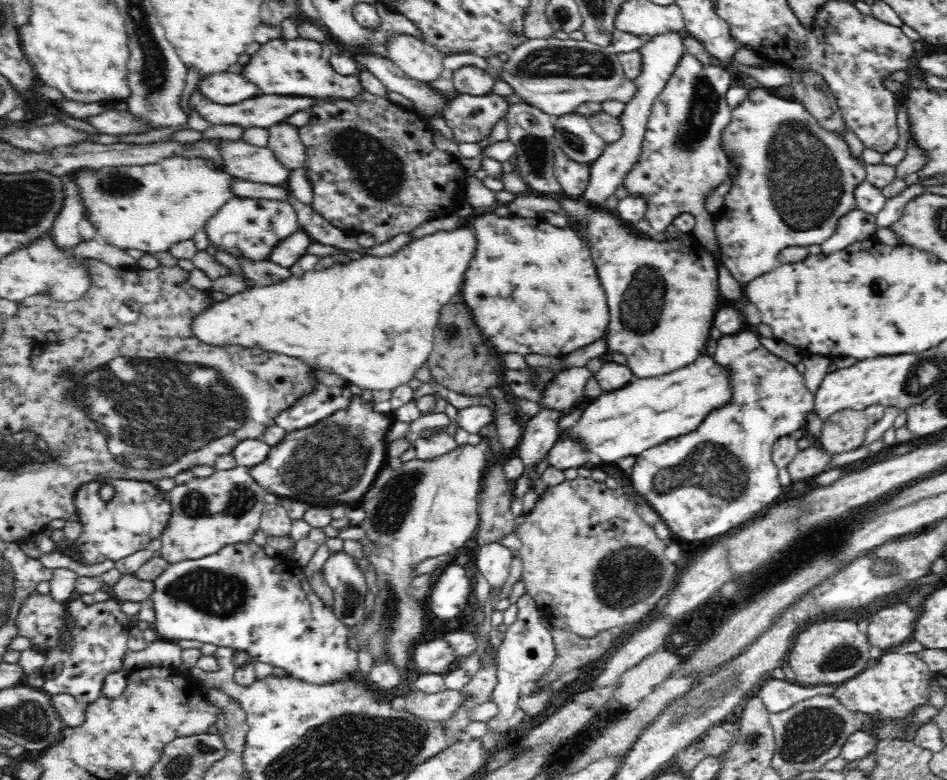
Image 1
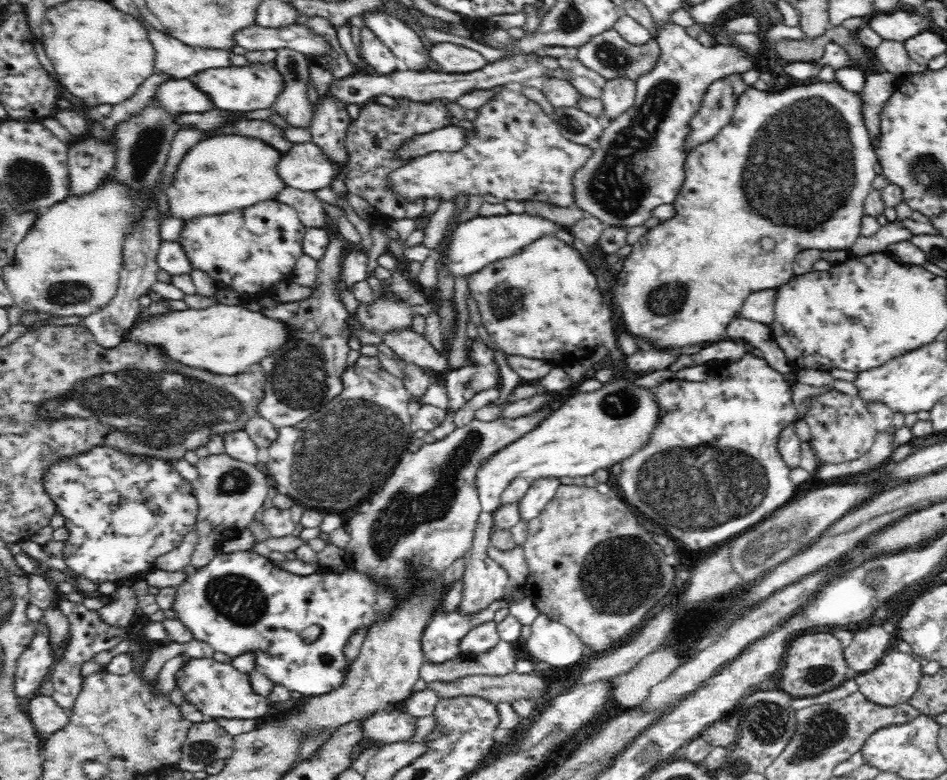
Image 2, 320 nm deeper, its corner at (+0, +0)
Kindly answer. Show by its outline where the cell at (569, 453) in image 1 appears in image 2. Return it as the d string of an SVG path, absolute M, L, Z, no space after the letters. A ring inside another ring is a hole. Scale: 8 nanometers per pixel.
M545 476L530 481L524 496L519 500L521 519L528 522L536 518L550 499L554 498L560 485L560 479L556 476Z

